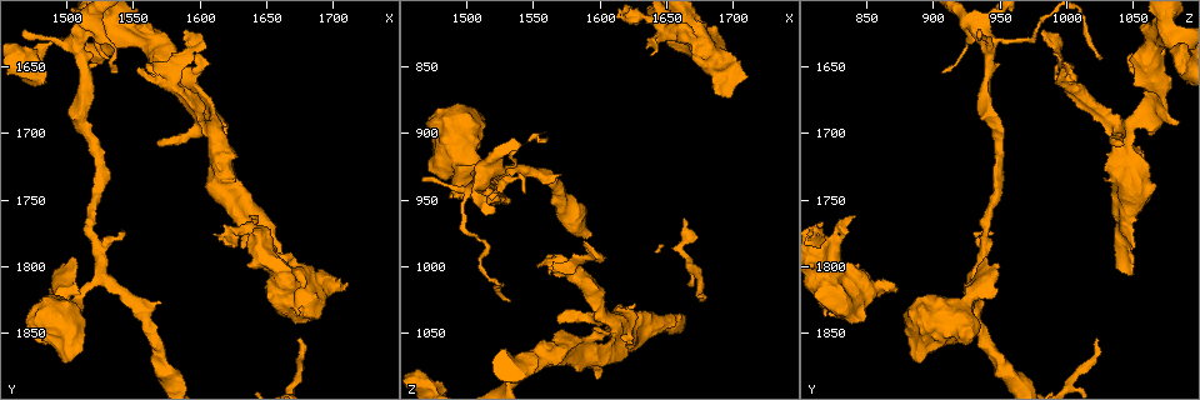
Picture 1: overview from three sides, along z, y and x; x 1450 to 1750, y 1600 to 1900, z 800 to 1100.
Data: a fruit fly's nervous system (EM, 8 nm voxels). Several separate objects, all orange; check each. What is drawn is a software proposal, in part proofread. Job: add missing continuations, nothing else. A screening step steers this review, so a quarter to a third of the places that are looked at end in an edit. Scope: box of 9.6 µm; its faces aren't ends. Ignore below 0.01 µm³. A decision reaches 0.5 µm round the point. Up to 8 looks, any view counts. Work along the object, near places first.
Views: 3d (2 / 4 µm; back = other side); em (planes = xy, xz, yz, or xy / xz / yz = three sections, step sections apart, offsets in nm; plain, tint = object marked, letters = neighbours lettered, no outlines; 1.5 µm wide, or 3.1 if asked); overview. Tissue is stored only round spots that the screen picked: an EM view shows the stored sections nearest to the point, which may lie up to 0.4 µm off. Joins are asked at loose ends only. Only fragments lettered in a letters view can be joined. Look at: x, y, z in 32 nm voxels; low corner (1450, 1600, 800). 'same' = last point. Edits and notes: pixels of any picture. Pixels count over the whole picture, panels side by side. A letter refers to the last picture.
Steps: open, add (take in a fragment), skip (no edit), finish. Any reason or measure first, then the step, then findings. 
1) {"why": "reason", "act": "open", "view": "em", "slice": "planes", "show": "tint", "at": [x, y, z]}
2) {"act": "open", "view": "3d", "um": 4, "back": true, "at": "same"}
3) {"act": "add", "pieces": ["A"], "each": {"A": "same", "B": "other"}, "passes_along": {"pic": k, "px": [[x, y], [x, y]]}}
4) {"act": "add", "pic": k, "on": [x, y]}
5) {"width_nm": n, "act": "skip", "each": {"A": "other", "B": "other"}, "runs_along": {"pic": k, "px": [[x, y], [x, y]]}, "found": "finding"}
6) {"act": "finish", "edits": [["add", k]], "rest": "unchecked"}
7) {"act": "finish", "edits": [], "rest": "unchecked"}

{"why": "branch stops here", "act": "open", "view": "em", "slice": "xy", "step": 4, "show": "letters", "at": [1496, 1800, 948]}

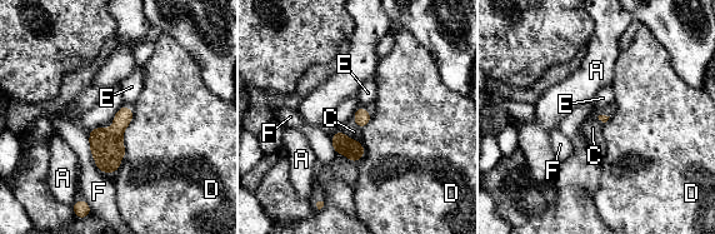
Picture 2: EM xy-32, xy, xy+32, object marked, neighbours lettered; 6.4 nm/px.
{"act": "open", "view": "em", "slice": "planes", "show": "letters", "at": "same"}

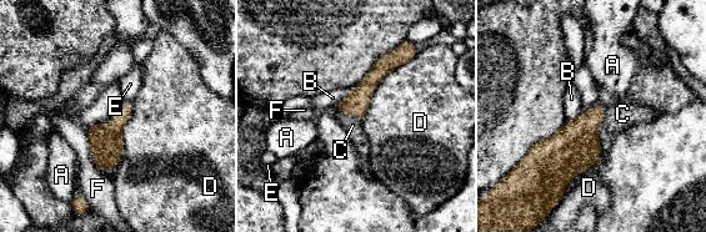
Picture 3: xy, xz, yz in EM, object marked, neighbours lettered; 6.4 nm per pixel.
{"act": "add", "pieces": ["C"], "each": {"A": "other", "B": "other", "C": "same", "D": "other", "E": "other", "F": "other"}, "passes_along": {"pic": 3, "px": [[575, 147], [601, 120], [622, 114]]}, "found": "the neuron continues"}

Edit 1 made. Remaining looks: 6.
{"why": "branch stops here", "act": "open", "view": "3d", "um": 4, "at": [1704, 1808, 842]}

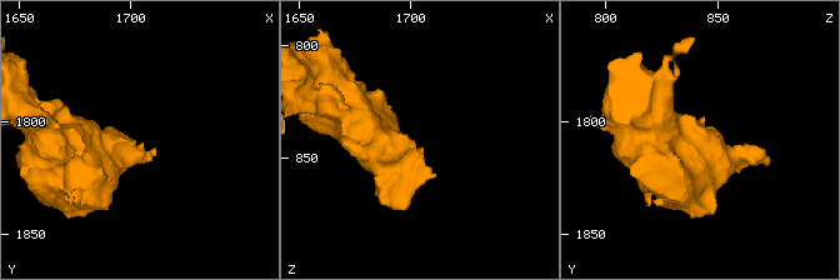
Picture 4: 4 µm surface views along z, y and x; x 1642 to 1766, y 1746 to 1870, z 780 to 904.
{"why": "shape alone is not enough", "act": "open", "view": "em", "slice": "planes", "show": "letters", "at": [1702, 1809, 845]}

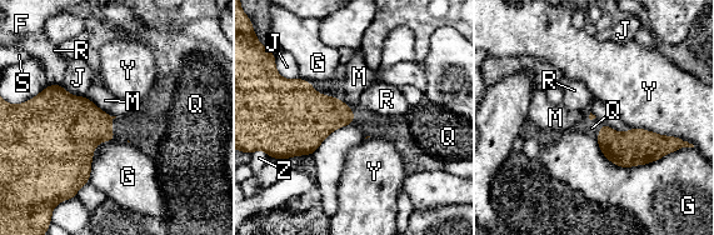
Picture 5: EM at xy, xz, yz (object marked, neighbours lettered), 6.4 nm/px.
{"act": "add", "pieces": ["Q"], "each": {"F": "other", "G": "other", "J": "other", "M": "other", "Q": "same", "R": "other", "S": "other", "Y": "other", "Z": "other"}, "found": "the neuron continues"}

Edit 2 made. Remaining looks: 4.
{"why": "branch stops here", "act": "open", "view": "em", "slice": "xz", "step": 4, "show": "tint", "at": [1656, 1806, 1048]}

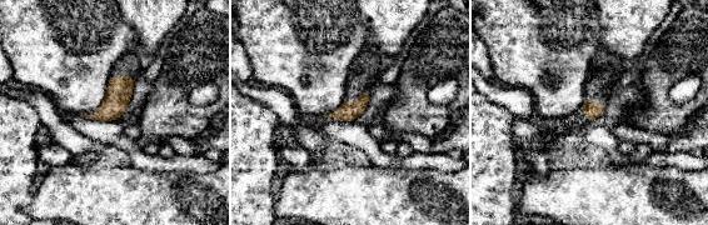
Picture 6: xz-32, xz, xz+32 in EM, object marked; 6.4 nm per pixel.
{"why": "cut it another way", "act": "open", "view": "em", "slice": "planes", "show": "letters", "at": "same"}

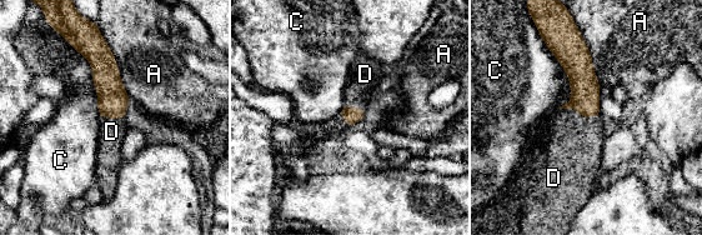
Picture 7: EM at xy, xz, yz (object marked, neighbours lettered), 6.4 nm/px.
{"width_nm": 110, "act": "add", "pieces": ["D"], "each": {"A": "other", "C": "other", "D": "same"}, "passes_along": {"pic": 7, "px": [[583, 84], [580, 115], [565, 150]]}, "found": "the neuron continues"}

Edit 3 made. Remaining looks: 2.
{"act": "finish", "edits": [["add", 3], ["add", 5], ["add", 7]], "rest": "unchecked"}

